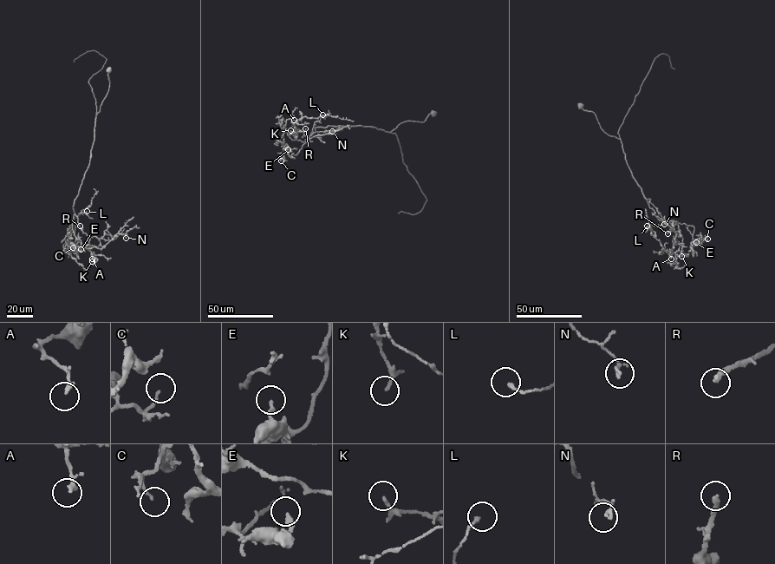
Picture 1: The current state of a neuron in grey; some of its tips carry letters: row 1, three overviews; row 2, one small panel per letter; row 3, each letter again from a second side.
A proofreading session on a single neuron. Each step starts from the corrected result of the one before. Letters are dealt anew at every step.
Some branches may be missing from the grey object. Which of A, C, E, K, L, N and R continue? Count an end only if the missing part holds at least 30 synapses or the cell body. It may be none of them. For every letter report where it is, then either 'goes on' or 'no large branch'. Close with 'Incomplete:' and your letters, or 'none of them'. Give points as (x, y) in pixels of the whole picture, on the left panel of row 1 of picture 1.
A: at (92, 259); no large branch
C: at (73, 247); no large branch
E: at (81, 249); no large branch
K: at (92, 261); no large branch
L: at (87, 211); no large branch
N: at (126, 238); no large branch
R: at (80, 226); goes on
Incomplete: R

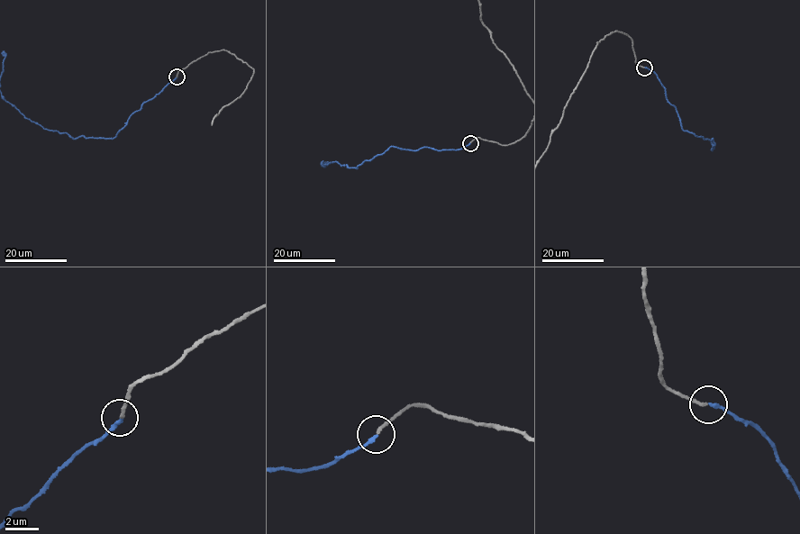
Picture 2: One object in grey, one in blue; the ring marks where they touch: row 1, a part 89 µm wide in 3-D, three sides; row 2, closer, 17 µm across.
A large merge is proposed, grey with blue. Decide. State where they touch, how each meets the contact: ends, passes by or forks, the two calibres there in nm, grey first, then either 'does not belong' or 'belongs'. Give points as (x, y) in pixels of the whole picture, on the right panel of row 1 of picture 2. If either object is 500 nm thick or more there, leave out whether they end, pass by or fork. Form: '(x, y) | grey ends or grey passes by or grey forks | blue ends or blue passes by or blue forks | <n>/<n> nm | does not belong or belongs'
(644, 67) | grey ends | blue ends | 200/200 nm | belongs

